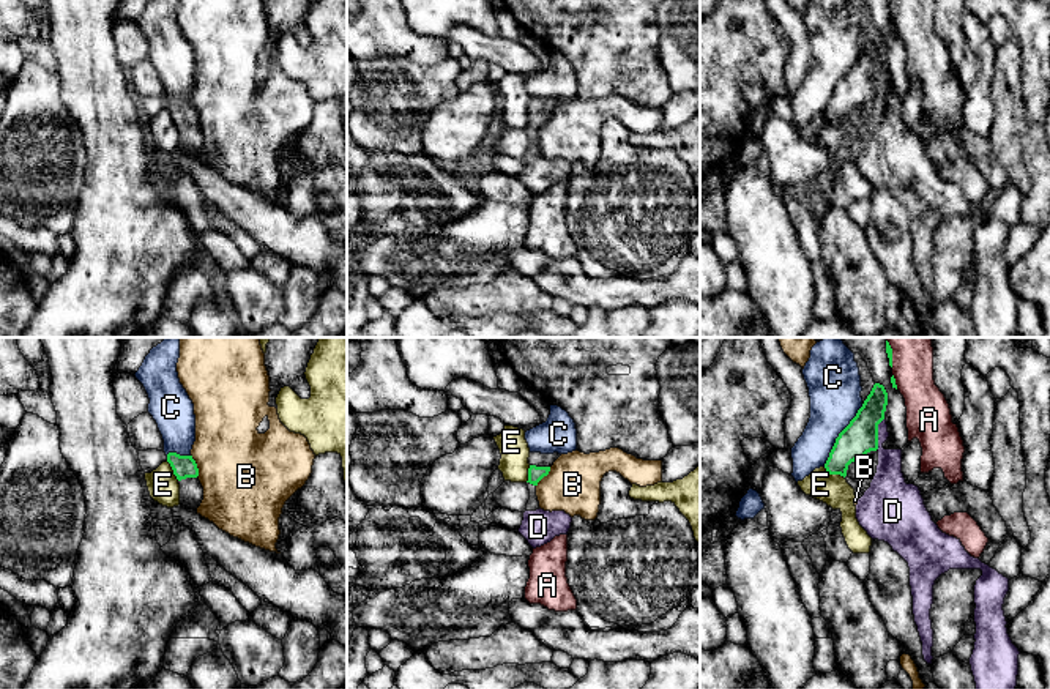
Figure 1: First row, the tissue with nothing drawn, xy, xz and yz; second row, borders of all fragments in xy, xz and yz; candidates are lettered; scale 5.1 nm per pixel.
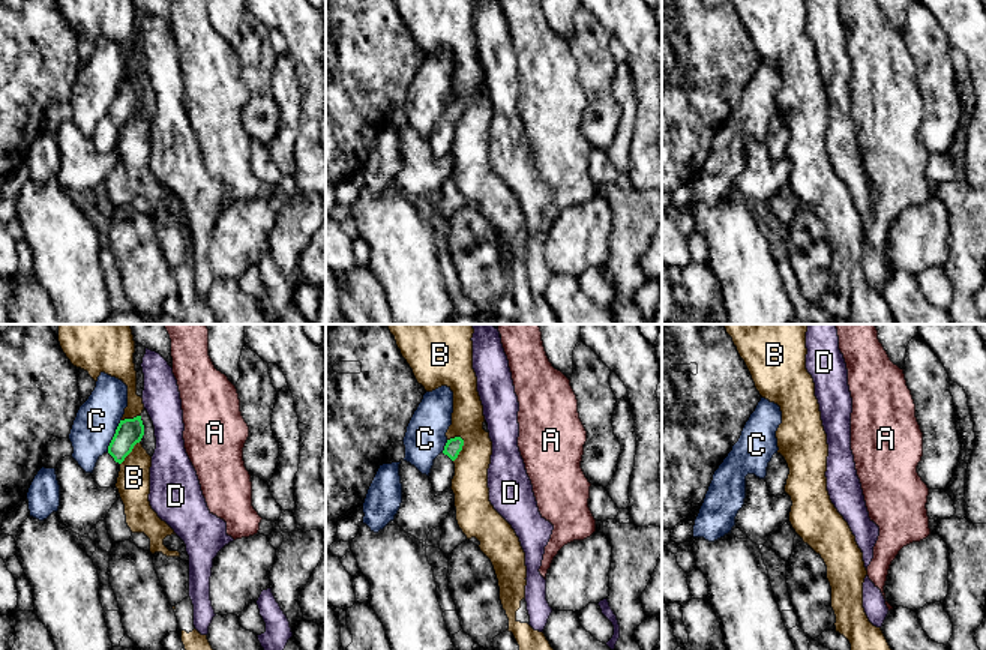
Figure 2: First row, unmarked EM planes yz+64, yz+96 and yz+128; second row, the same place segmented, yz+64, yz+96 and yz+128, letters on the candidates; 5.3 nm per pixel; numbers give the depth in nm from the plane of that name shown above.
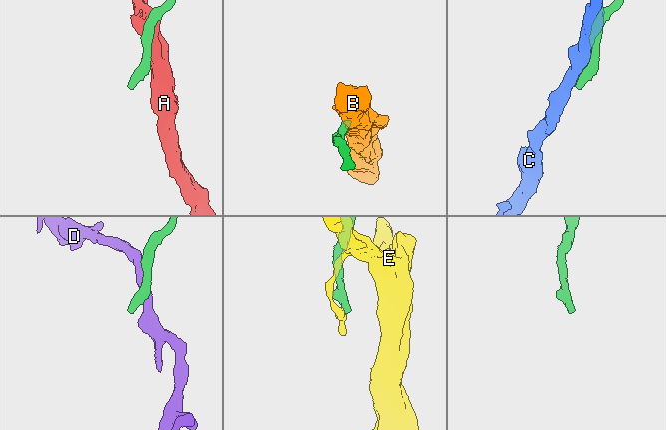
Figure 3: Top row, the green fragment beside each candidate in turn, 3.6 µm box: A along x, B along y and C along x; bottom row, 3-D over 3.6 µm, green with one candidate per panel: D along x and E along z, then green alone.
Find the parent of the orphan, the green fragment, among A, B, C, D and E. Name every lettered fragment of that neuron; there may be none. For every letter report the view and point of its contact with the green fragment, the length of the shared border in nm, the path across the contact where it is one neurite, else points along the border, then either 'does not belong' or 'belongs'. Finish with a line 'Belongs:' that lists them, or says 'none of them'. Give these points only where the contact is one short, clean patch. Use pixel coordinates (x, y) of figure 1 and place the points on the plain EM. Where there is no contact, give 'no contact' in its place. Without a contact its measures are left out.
A: meets green in yz at (894, 29); contact 80 nm long; does not belong
B: meets green in xy at (196, 112); contact 120 nm long; border along xy (191, 101), (197, 123); does not belong
C: meets green in yz at (839, 82); contact 380 nm long; does not belong
D: meets green in yz at (877, 81); contact 160 nm long; border along yz (883, 65), (878, 71), (877, 95); does not belong
E: meets green in yz at (834, 120); contact 130 nm long; border along yz (823, 114), (830, 120), (839, 120), (844, 125); does not belong
Belongs: none of them

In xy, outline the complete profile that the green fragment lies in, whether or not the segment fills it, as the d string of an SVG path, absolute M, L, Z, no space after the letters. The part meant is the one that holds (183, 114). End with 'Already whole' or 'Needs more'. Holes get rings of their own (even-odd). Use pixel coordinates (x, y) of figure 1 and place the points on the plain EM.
M167 101L173 121L180 131L180 151L197 158L203 147L203 134L199 128L199 115L192 102Z. Needs more

